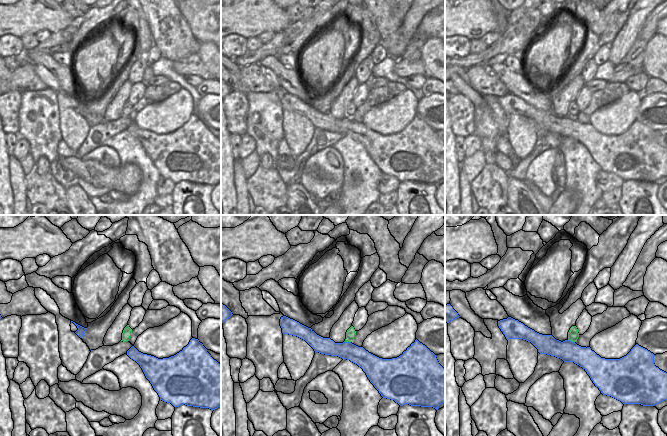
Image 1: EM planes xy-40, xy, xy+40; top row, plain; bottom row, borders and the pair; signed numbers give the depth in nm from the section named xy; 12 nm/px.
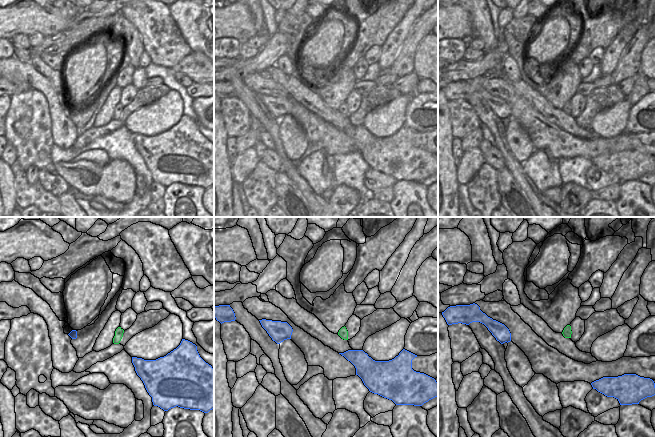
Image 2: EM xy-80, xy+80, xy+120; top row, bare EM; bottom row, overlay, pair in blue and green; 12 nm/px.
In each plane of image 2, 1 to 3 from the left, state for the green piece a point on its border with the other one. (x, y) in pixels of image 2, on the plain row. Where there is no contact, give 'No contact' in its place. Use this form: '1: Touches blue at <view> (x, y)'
1: No contact
2: No contact
3: No contact.

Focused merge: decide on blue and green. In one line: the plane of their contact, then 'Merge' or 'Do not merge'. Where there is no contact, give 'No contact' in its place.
Touches blue in xy+40. Do not merge.

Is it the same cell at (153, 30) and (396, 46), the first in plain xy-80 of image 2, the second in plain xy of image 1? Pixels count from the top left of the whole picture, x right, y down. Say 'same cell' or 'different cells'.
same cell

